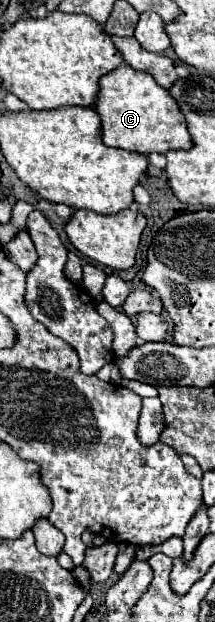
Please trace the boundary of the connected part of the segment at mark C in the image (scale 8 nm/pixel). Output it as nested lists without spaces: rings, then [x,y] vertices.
[[[121,65],[115,71],[103,75],[93,109],[101,117],[103,143],[109,147],[137,151],[143,155],[191,147],[187,123],[175,99],[171,99],[167,89],[157,85],[149,73],[139,73],[127,65]]]

